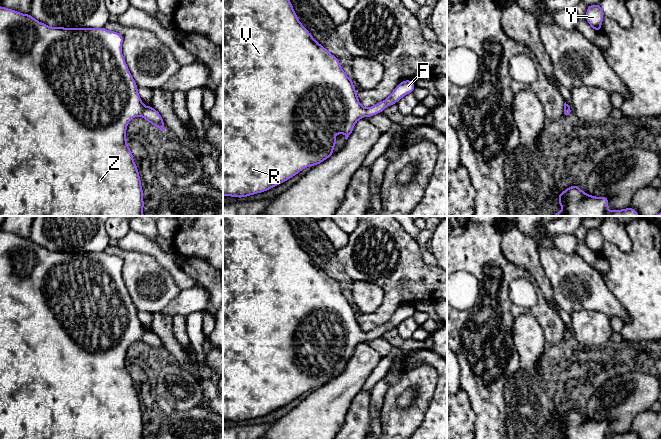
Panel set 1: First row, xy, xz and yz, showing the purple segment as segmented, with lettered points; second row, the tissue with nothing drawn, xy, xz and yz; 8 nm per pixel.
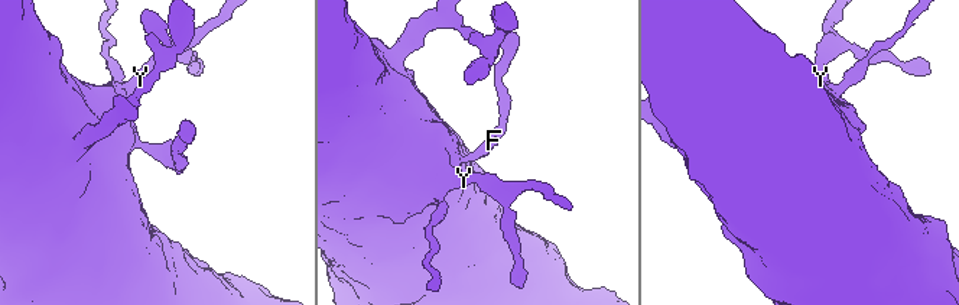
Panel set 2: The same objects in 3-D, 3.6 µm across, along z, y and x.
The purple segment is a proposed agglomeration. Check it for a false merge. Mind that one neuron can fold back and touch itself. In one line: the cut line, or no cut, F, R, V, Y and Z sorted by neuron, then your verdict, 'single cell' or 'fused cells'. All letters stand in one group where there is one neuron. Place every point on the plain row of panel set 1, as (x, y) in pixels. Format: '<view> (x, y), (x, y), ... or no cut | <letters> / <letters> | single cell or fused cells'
no cut | F R V Y Z | single cell

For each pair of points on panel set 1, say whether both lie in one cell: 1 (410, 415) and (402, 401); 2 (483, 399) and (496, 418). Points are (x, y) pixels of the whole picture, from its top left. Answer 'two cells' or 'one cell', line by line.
1: two cells
2: one cell

